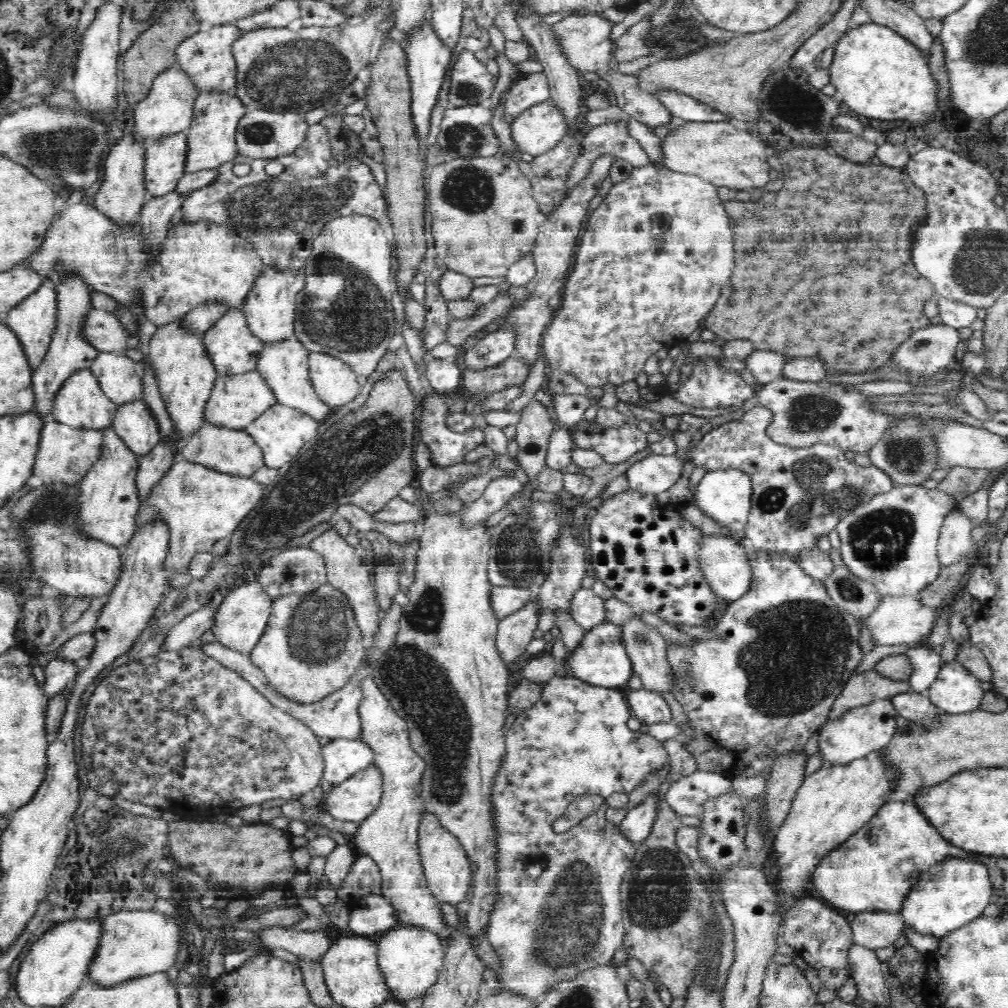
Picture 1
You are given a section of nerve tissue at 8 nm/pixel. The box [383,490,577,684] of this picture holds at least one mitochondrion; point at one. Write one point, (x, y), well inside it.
(520, 546)

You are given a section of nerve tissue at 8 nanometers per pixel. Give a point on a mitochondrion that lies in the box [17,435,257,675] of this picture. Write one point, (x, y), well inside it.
(51, 507)

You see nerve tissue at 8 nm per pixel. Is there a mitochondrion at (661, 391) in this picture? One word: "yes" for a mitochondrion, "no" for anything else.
no

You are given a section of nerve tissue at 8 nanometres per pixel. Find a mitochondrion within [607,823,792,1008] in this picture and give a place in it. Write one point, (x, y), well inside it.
(659, 892)

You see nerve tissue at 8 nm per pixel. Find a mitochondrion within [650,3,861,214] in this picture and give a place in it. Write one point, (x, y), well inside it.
(790, 101)

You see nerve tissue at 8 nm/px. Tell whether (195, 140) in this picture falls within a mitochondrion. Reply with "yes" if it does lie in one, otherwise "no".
no

